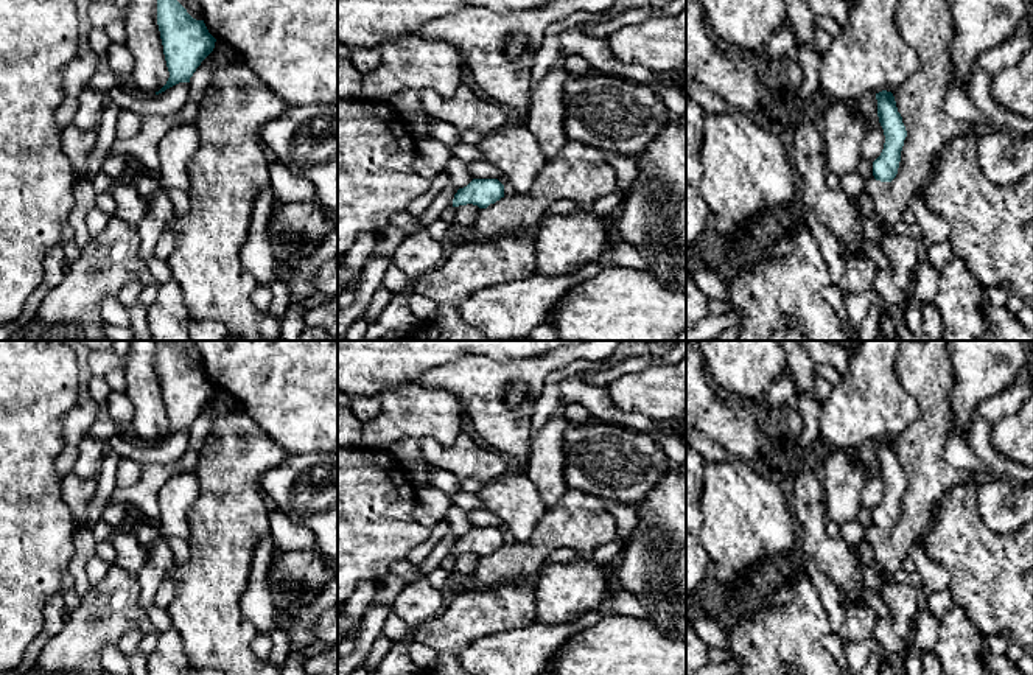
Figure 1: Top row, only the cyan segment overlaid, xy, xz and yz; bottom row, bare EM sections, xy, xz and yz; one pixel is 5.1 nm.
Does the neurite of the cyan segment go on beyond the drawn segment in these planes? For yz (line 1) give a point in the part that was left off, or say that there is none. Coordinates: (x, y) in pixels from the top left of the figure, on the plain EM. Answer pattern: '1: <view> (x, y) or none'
1: none

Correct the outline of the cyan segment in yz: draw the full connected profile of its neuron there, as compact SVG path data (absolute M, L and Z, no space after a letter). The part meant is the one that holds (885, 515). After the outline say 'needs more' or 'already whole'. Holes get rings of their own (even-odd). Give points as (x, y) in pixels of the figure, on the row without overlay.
M882 439L876 442L877 465L884 477L885 491L881 504L873 510L873 524L881 530L891 530L899 516L901 499L907 485L902 465L898 460L891 440Z; already whole

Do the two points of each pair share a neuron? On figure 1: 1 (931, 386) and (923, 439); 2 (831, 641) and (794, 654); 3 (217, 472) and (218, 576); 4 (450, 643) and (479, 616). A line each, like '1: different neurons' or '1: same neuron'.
1: same neuron
2: different neurons
3: same neuron
4: same neuron

